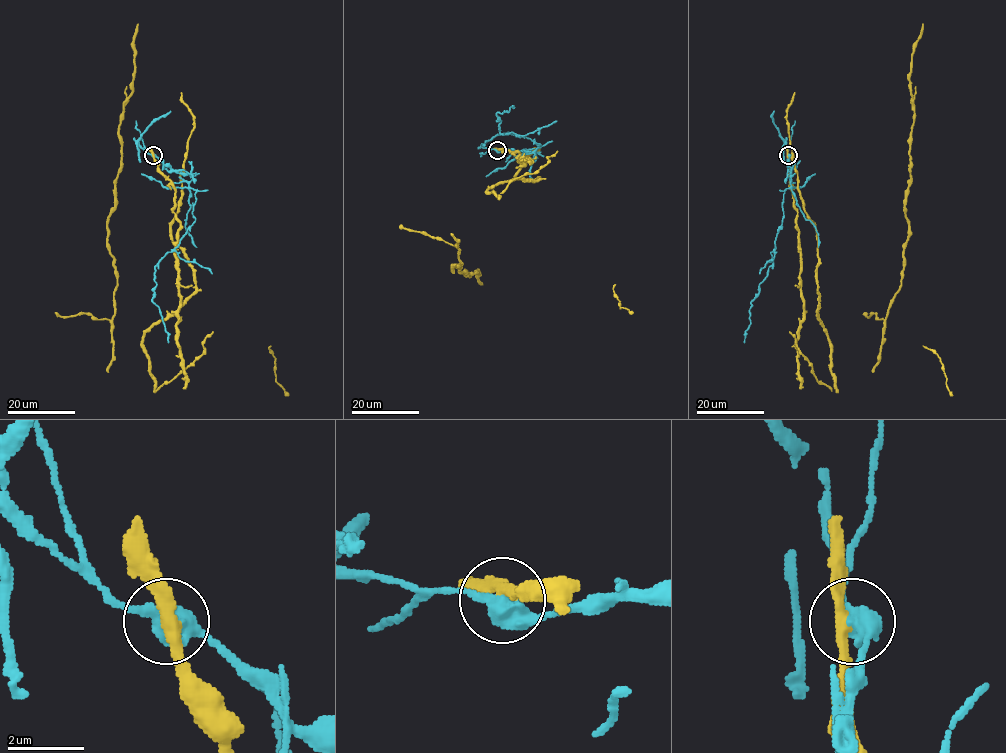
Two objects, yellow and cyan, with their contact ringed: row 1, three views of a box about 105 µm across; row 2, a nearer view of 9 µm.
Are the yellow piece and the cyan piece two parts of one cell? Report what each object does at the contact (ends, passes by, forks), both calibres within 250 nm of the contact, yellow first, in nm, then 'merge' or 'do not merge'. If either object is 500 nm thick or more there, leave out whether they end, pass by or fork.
yellow passes by | cyan passes by | 320/480 nm | do not merge

